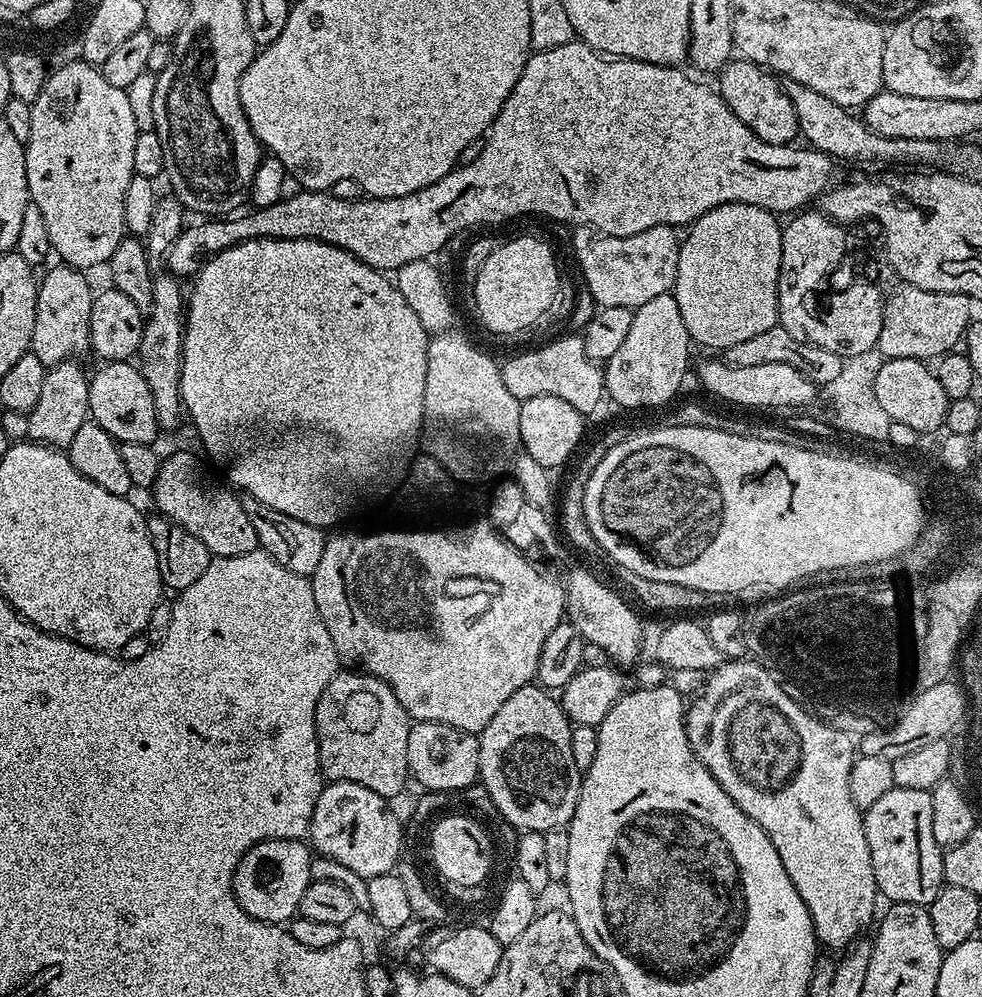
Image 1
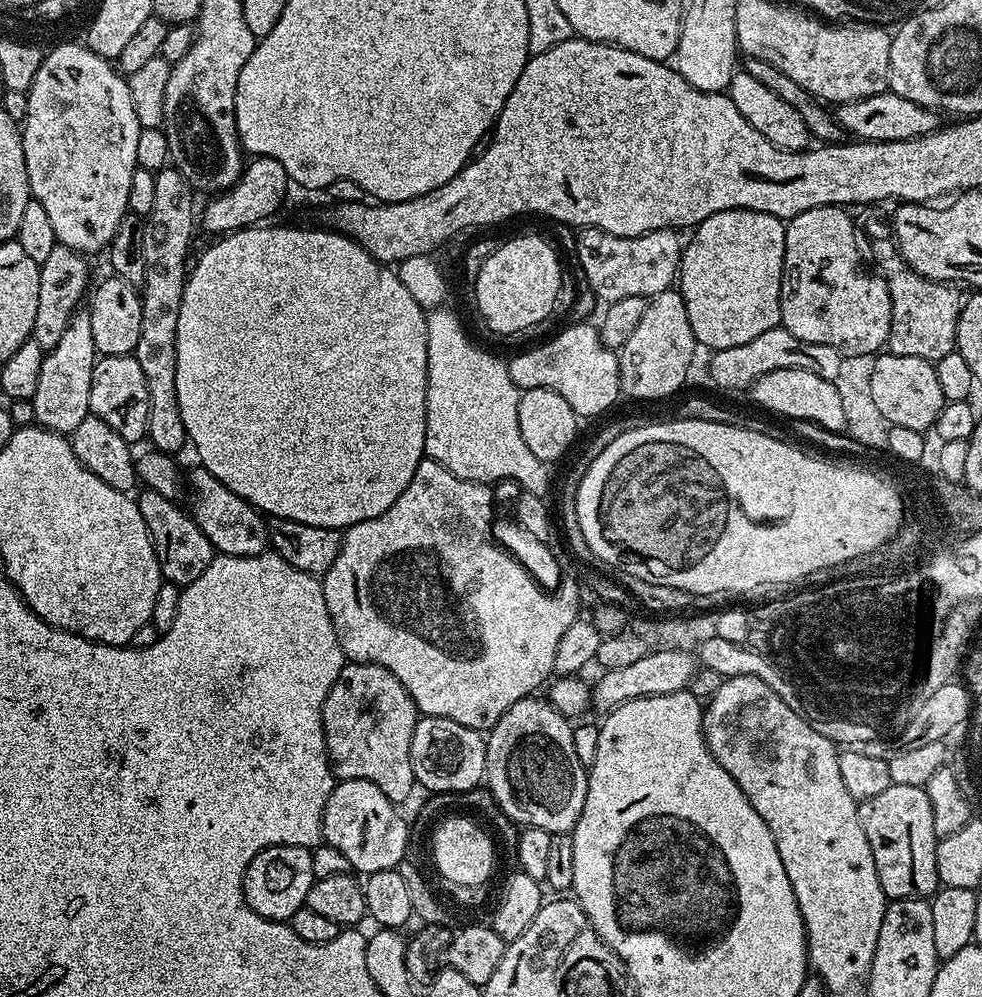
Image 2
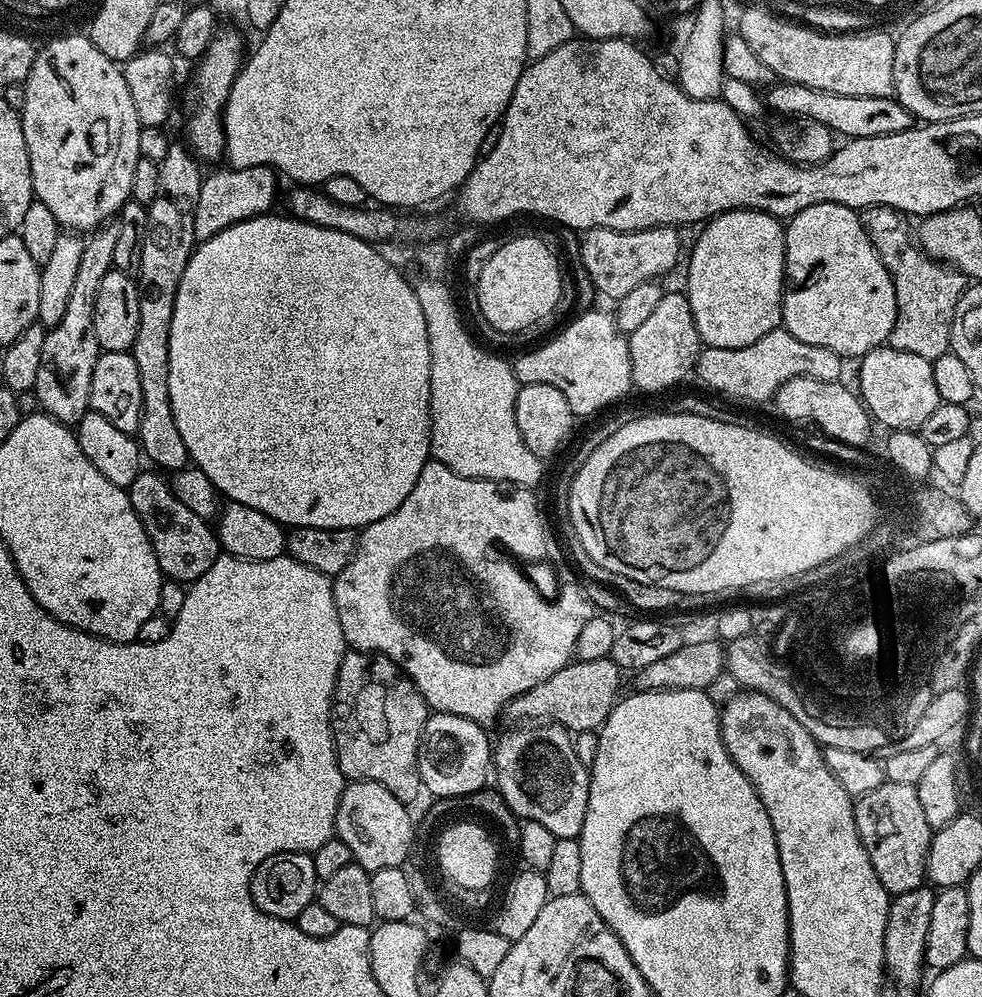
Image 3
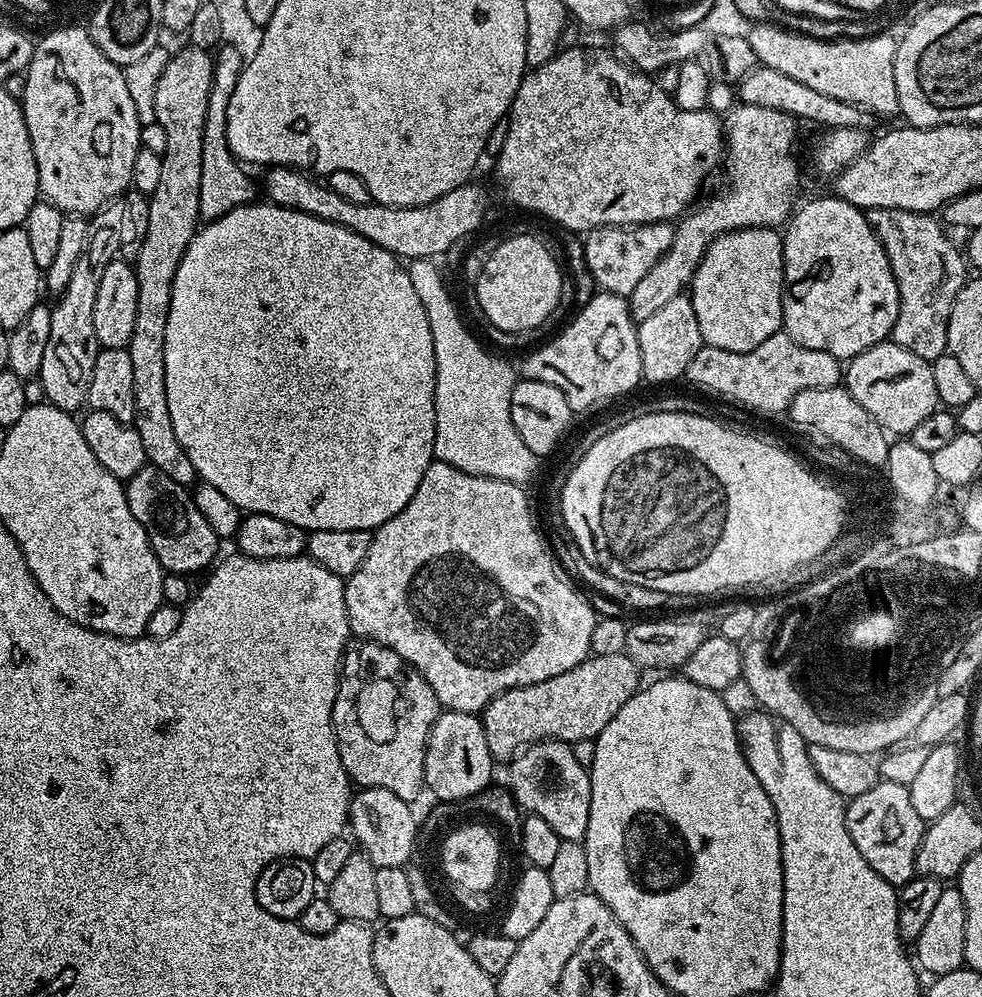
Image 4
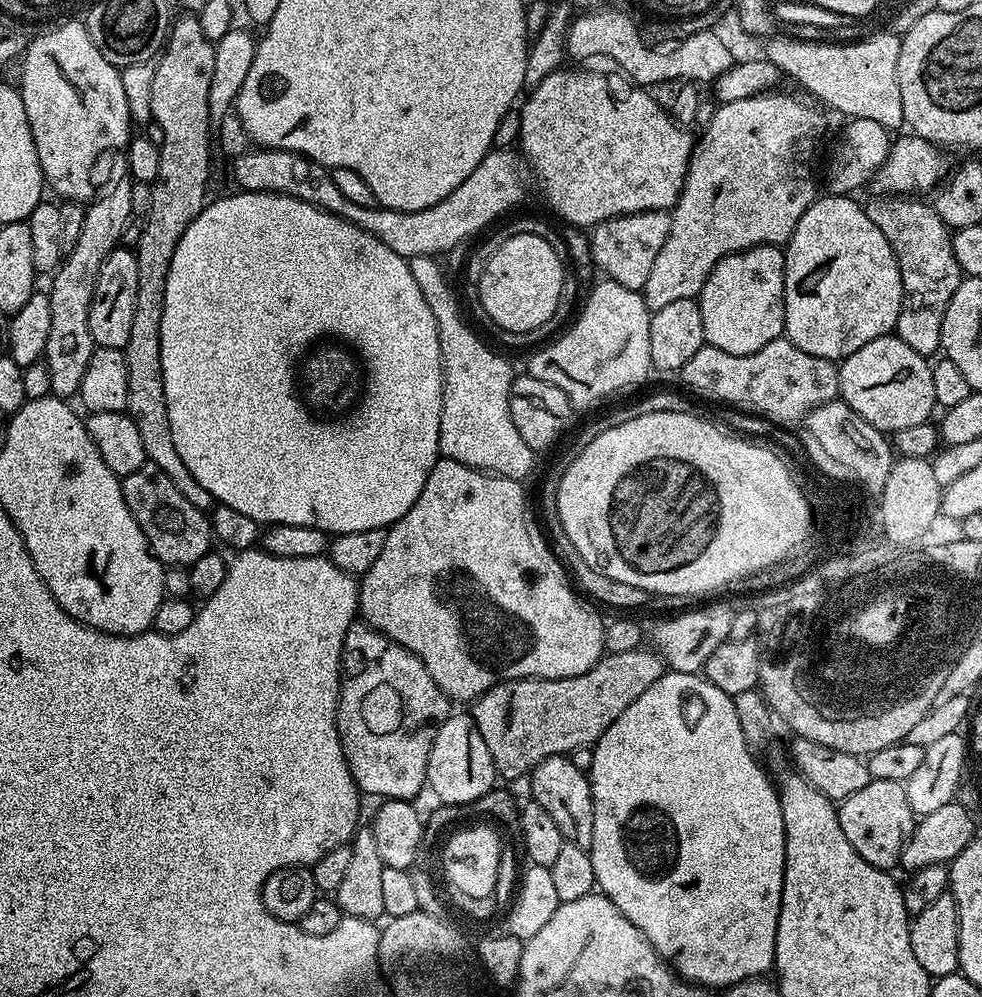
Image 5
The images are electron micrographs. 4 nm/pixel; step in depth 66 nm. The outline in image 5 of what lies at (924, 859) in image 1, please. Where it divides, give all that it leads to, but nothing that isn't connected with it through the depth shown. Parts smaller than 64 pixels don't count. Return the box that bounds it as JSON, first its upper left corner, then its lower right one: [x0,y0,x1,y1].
[836,779,918,870]

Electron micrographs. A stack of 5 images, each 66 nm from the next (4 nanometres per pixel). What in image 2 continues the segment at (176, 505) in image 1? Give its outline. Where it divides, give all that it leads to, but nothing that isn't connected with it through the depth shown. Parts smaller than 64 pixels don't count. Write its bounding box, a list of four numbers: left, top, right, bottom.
[186,466,269,556]

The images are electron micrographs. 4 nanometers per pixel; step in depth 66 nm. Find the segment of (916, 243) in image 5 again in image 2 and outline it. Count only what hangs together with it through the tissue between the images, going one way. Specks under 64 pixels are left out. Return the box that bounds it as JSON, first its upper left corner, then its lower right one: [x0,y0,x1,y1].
[864,216,965,361]

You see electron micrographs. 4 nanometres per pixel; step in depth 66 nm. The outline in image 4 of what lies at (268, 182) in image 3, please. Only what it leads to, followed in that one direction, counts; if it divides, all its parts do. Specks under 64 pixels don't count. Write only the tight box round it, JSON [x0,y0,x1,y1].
[199,43,258,223]

